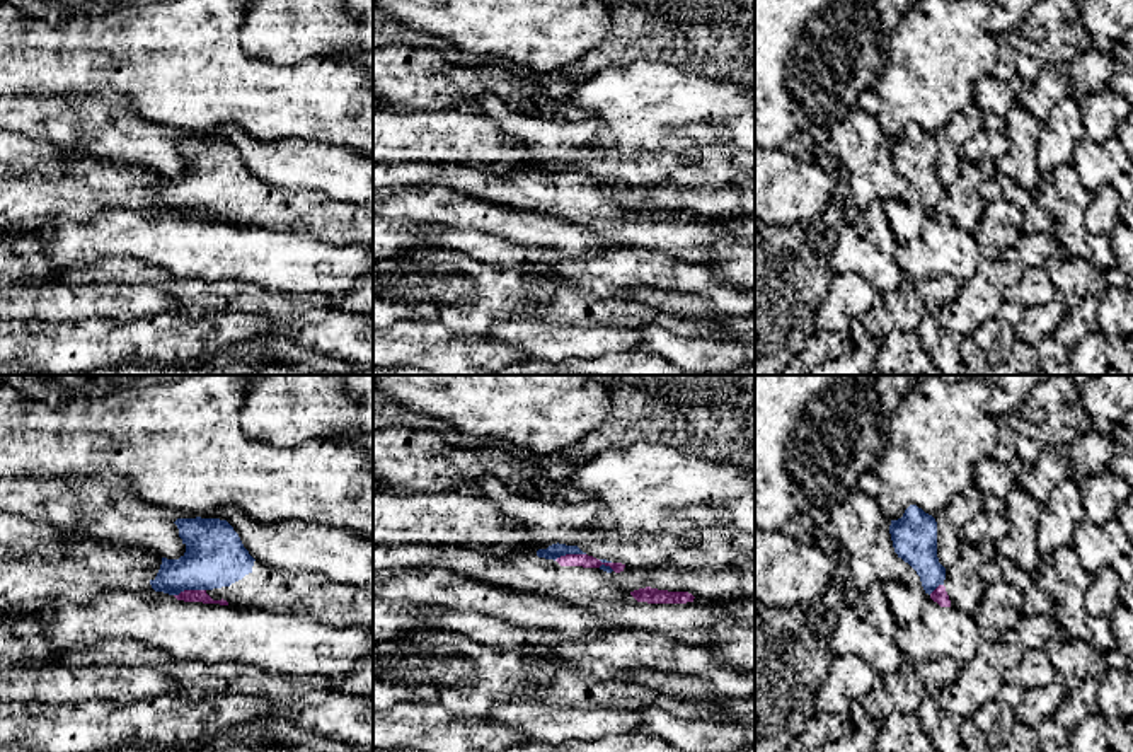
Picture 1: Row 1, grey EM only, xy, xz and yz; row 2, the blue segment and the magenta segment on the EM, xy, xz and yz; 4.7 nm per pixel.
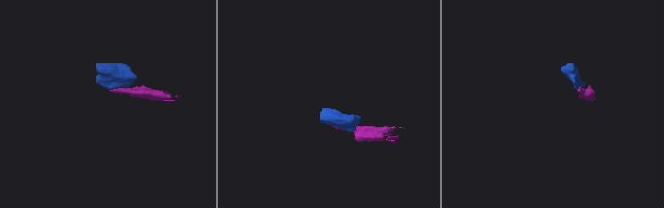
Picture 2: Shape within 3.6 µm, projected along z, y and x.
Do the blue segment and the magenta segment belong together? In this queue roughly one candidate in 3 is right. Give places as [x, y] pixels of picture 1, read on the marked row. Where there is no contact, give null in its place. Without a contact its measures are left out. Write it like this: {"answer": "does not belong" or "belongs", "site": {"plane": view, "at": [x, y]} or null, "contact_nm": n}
{"answer": "does not belong", "site": {"plane": "xy", "at": [189, 589]}, "contact_nm": 160}

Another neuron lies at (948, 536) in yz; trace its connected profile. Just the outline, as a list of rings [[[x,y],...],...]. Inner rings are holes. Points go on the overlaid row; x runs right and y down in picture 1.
[[[944,512],[935,513],[934,518],[937,522],[937,558],[939,563],[947,570],[959,559],[959,530]]]

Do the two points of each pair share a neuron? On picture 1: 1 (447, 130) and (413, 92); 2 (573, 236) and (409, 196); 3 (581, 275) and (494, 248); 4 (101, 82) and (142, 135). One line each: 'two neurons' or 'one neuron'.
1: two neurons
2: one neuron
3: one neuron
4: two neurons

